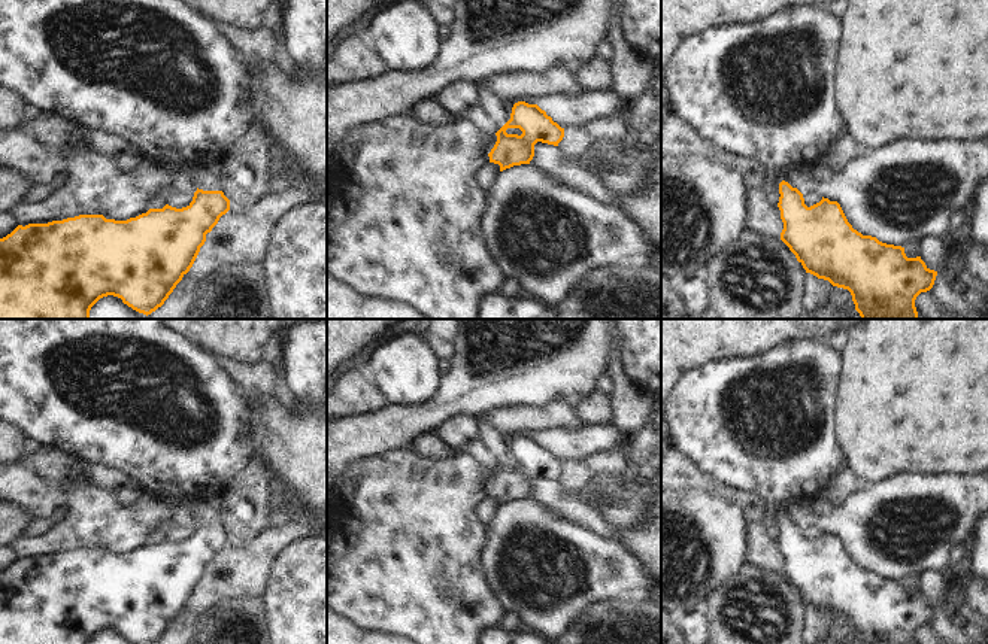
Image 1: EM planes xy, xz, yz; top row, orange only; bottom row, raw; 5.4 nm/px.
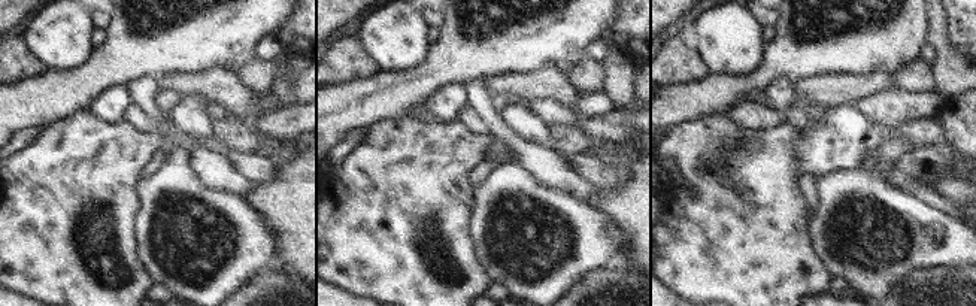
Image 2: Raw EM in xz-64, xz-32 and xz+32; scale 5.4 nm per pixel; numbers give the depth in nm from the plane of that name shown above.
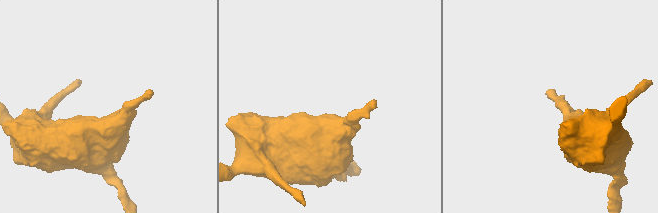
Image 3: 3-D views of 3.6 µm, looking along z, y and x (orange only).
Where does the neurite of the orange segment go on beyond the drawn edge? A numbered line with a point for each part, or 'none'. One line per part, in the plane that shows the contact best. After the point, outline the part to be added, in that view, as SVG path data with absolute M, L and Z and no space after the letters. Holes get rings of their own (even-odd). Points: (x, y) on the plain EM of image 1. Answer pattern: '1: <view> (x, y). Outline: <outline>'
none

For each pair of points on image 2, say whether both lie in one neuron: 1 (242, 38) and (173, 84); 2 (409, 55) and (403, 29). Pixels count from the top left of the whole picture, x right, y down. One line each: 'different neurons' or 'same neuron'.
1: different neurons
2: same neuron

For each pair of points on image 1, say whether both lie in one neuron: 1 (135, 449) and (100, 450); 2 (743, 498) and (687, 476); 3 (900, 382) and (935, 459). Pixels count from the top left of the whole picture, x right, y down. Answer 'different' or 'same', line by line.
1: same
2: same
3: same

